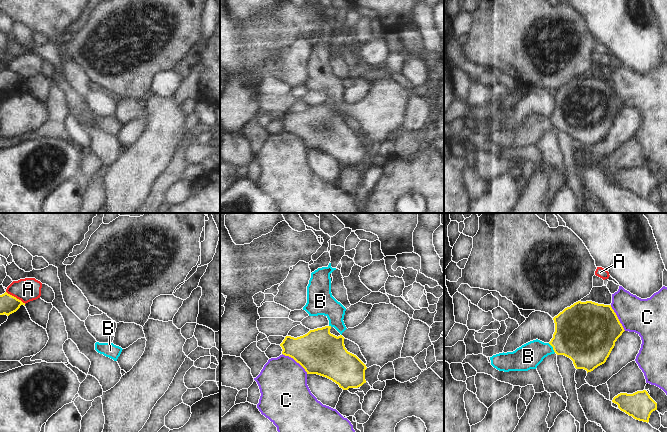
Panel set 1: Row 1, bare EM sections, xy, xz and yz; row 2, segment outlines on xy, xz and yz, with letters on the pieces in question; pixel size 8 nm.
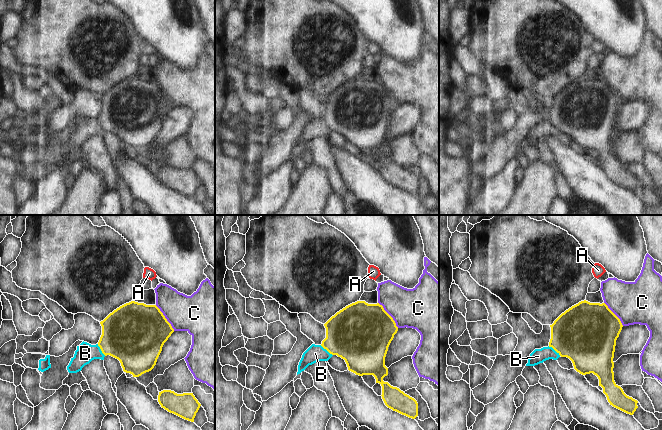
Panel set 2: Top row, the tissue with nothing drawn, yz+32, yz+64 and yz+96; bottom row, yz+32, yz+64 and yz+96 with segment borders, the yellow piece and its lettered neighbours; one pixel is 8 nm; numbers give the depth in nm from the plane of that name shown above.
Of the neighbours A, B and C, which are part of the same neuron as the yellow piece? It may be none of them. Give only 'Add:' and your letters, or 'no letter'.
Add: no letter.

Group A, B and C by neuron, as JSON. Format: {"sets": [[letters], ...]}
{"sets": [["A"], ["B"], ["C"]]}

